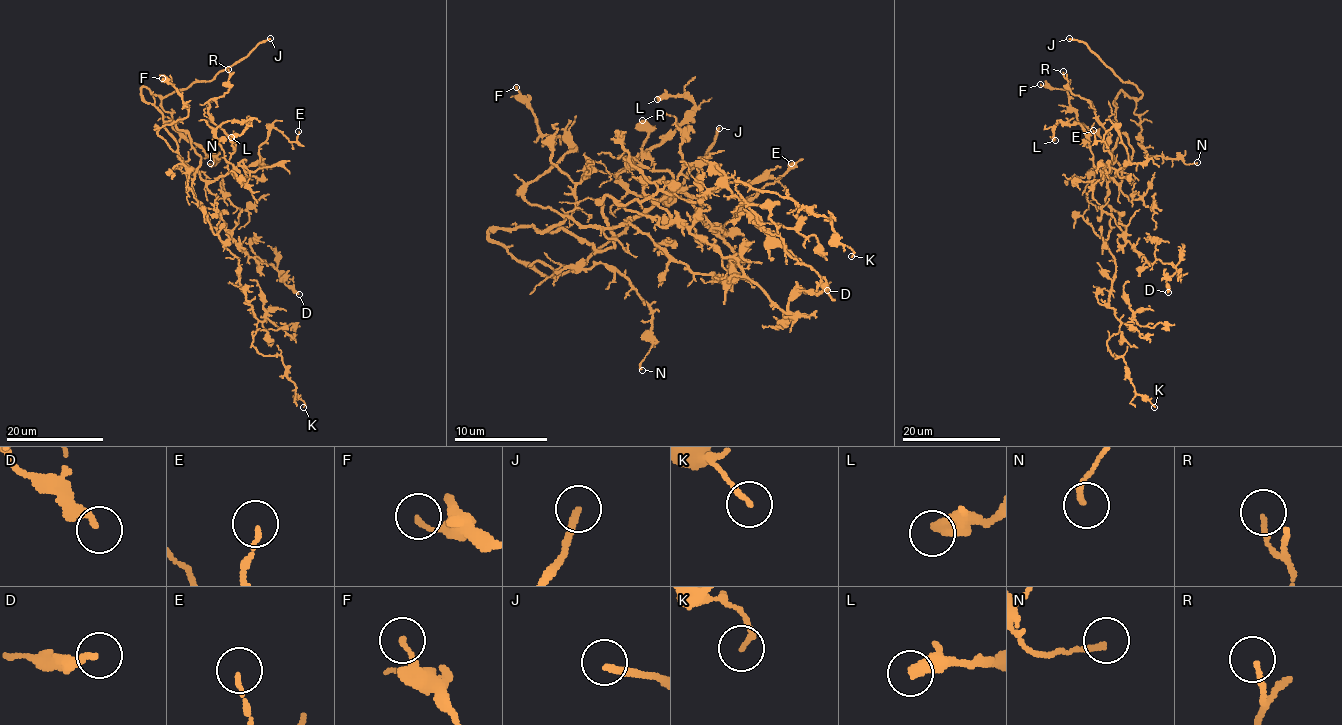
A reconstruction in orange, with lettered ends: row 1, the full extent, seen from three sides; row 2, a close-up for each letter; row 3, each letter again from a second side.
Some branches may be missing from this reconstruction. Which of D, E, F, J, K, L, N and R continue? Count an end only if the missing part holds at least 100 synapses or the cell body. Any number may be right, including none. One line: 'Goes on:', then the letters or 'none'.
Goes on: J

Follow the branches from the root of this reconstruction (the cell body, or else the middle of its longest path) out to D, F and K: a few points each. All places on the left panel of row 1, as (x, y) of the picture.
D: (192, 185), (196, 198), (217, 213), (236, 243), (257, 263), (272, 264), (299, 294)
F: (192, 185), (181, 169), (180, 156), (158, 134), (163, 125), (172, 125), (188, 114), (182, 95), (162, 78)
K: (192, 185), (203, 214), (238, 259), (241, 290), (257, 319), (253, 347), (264, 355), (281, 357), (303, 407)

